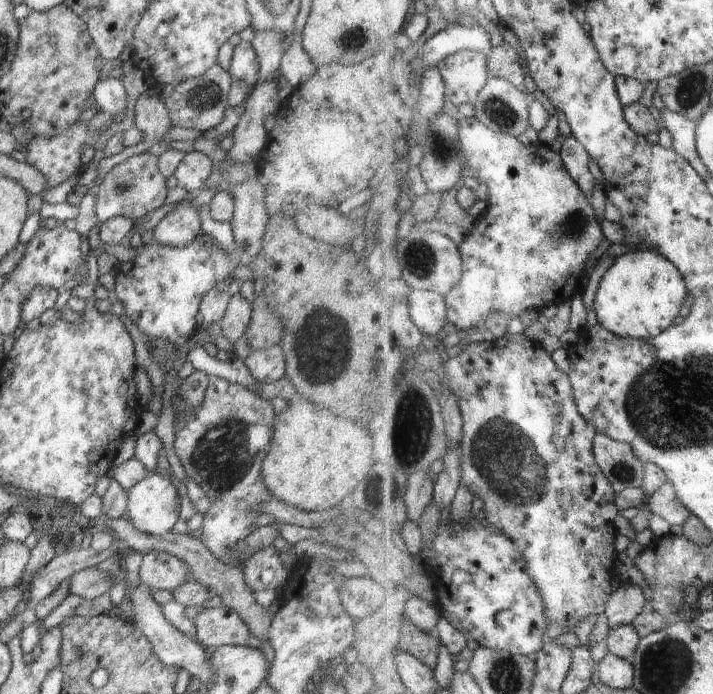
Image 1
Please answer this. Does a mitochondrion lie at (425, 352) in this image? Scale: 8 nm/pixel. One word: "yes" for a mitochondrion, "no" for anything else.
no

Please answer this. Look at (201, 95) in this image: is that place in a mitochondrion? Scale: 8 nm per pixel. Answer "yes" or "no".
yes

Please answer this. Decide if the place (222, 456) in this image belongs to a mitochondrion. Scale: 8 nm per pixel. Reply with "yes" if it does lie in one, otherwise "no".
yes

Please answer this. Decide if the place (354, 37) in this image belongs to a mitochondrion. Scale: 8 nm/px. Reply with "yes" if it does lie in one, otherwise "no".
yes

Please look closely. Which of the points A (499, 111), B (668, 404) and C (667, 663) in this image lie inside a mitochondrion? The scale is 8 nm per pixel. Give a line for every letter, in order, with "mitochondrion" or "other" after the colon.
A: mitochondrion
B: mitochondrion
C: mitochondrion

